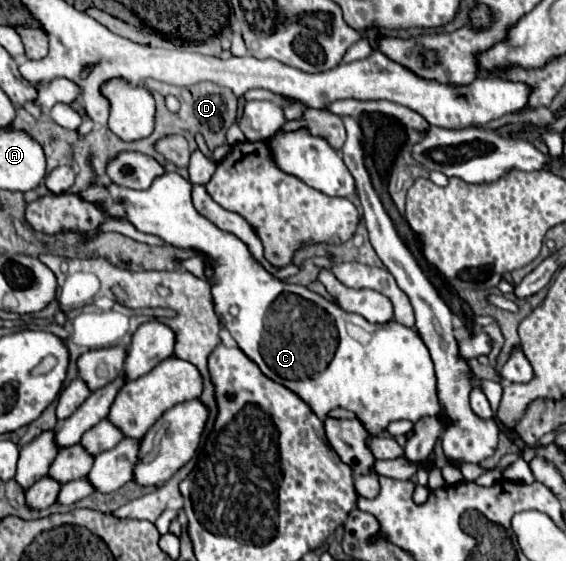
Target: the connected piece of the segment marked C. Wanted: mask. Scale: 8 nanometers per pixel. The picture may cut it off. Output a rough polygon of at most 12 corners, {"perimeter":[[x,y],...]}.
{"perimeter":[[174,172],[92,184],[204,260],[214,310],[274,382],[378,436],[434,416],[414,328],[286,284]]}

